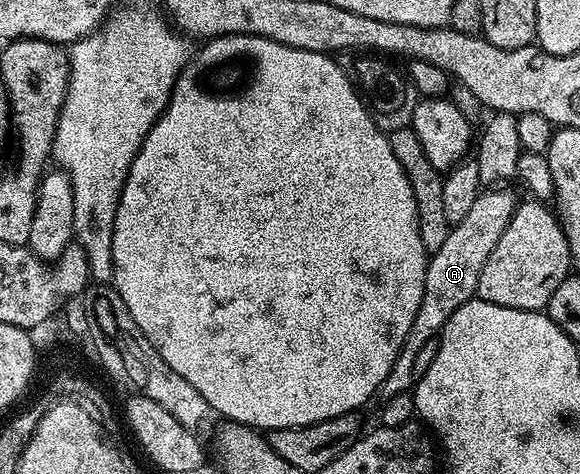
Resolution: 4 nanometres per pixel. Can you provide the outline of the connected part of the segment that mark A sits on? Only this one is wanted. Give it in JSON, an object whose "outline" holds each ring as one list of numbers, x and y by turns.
{"outline":[[484,189,474,201,467,217,462,217,449,230,442,249,431,252,426,269,426,281,422,289,422,305,418,305,418,313,414,317,414,325,410,325,410,333,394,361,394,369,386,373,386,381,382,381,379,394,384,399,395,395,407,395,415,388,418,378,416,362,424,351,424,346,443,331,446,321,458,313,462,305,472,300,478,289,478,277,482,277,482,268,494,253,494,245,498,245,502,233,506,233,506,225,510,225,510,217,514,217,518,196,508,189]]}

